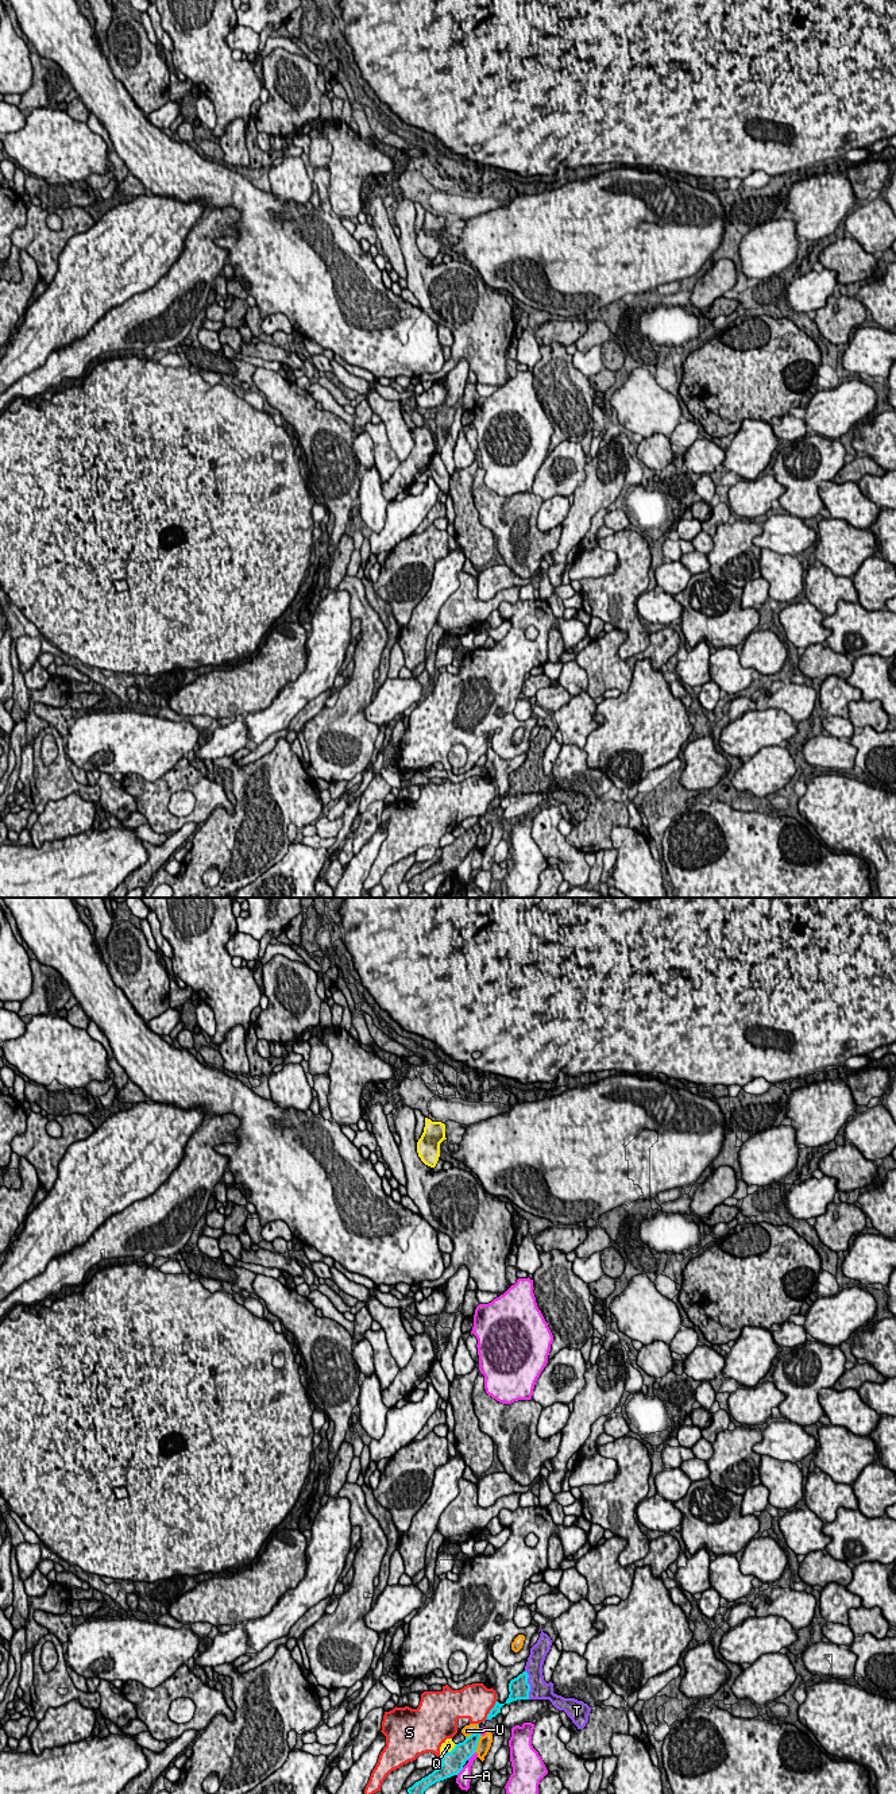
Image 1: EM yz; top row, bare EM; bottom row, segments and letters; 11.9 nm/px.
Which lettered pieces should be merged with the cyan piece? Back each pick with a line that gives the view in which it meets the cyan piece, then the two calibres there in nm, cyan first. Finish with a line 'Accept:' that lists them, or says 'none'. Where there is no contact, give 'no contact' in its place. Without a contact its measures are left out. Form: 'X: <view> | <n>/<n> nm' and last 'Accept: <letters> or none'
T: yz | 240/220 nm
Accept: T

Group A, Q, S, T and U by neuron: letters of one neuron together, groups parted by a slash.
A / Q / S / T / U

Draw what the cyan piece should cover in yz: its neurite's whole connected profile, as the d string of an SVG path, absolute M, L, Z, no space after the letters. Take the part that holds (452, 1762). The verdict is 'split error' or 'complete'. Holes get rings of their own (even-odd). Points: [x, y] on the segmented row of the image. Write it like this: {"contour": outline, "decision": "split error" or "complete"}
{"contour": "M480 1728L471 1736L466 1737L463 1743L456 1744L451 1752L441 1755L441 1766L428 1776L416 1782L408 1789L408 1793L424 1794L424 1791L436 1782L457 1775L463 1770L466 1762L475 1754L479 1739Z", "decision": "complete"}

